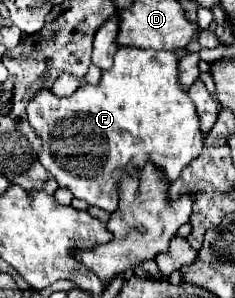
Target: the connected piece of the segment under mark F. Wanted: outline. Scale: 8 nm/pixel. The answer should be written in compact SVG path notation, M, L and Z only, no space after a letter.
M120 47L116 57L114 57L114 67L110 71L102 71L102 79L92 85L92 83L82 83L70 97L62 97L58 99L56 95L52 95L48 89L42 89L36 93L36 97L30 101L28 105L28 121L30 125L36 129L36 133L42 137L42 153L40 153L40 163L52 173L52 177L58 181L60 187L70 189L74 193L74 197L84 199L88 205L96 205L100 209L106 211L116 211L116 203L118 203L118 179L122 173L132 173L136 167L142 167L144 163L154 163L156 167L162 167L164 173L168 175L170 181L178 179L182 167L186 167L192 159L196 159L202 153L202 145L204 145L204 135L200 133L200 117L196 113L196 107L192 105L192 99L188 97L188 93L184 91L184 87L180 85L180 57L172 51L154 51L154 49L136 49L136 47Z

